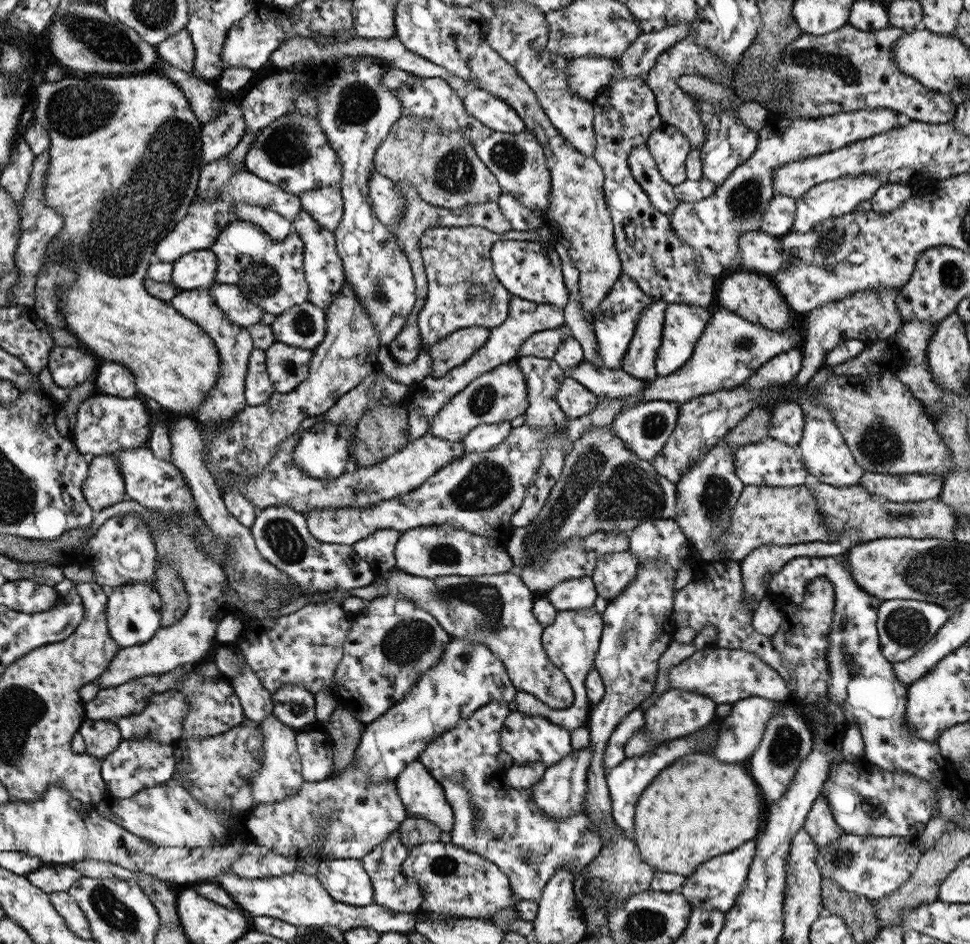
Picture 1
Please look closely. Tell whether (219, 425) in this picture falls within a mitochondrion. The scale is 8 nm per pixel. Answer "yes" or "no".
no

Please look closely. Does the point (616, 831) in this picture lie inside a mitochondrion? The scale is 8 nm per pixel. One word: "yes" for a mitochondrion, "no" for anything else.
no

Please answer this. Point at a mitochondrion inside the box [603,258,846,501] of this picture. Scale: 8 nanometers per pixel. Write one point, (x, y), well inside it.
(743, 346)

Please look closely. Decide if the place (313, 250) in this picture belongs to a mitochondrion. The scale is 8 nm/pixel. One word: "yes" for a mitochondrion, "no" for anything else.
no

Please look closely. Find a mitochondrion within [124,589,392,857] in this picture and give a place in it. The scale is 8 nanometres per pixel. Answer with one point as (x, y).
(297, 707)

